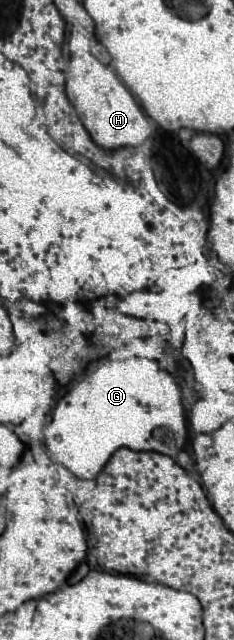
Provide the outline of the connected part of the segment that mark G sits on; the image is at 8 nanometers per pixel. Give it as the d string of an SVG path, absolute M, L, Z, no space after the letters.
M105 361L57 403L53 421L45 429L47 449L51 459L65 465L75 477L95 479L119 447L175 455L167 449L163 433L165 427L183 425L183 413L181 393L175 381L153 361Z

